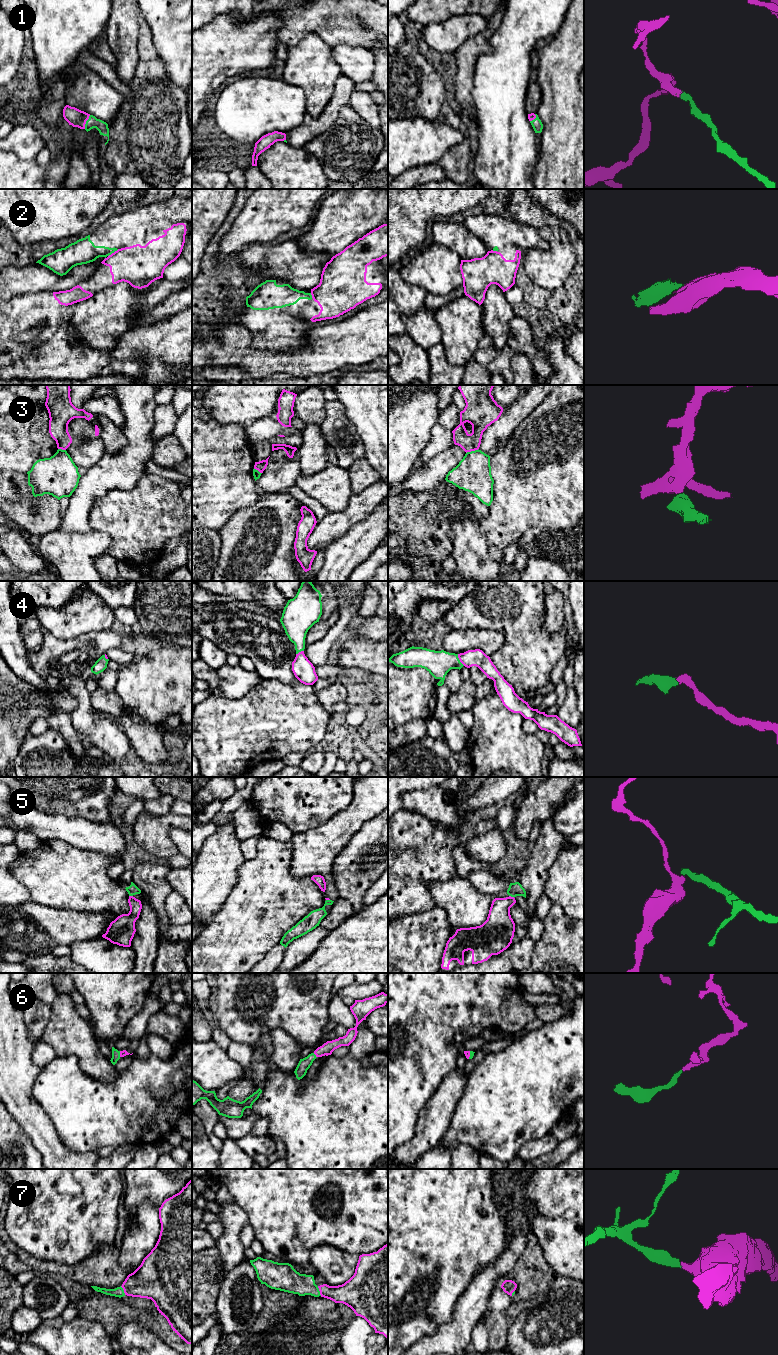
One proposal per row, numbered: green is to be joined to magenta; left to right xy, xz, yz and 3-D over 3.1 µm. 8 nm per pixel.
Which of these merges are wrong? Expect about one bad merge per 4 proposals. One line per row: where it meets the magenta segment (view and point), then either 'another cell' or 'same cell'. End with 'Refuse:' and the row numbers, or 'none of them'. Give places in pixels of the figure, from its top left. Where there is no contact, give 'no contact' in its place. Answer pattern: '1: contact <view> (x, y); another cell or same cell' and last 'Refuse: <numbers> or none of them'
1: contact xy (85, 122); same cell
2: contact xy (114, 252); another cell
3: contact yz (472, 450); another cell
4: contact yz (460, 660); same cell
5: contact yz (510, 896); another cell
6: contact xz (315, 1054); same cell
7: contact xz (319, 1290); same cell
Refuse: 2, 3, 5

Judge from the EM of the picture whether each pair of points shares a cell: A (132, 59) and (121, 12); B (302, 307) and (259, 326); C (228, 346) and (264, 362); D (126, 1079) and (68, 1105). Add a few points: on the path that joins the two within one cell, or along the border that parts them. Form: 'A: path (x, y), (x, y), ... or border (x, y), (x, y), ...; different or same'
A: path (125, 47), (123, 42), (123, 24); same
B: path (291, 310), (280, 315), (270, 315); same
C: path (237, 355), (243, 360), (255, 362); same
D: path (112, 1093), (100, 1105), (82, 1105); same

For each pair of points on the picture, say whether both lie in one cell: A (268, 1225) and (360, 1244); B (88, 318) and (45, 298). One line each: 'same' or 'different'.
A: same
B: different

